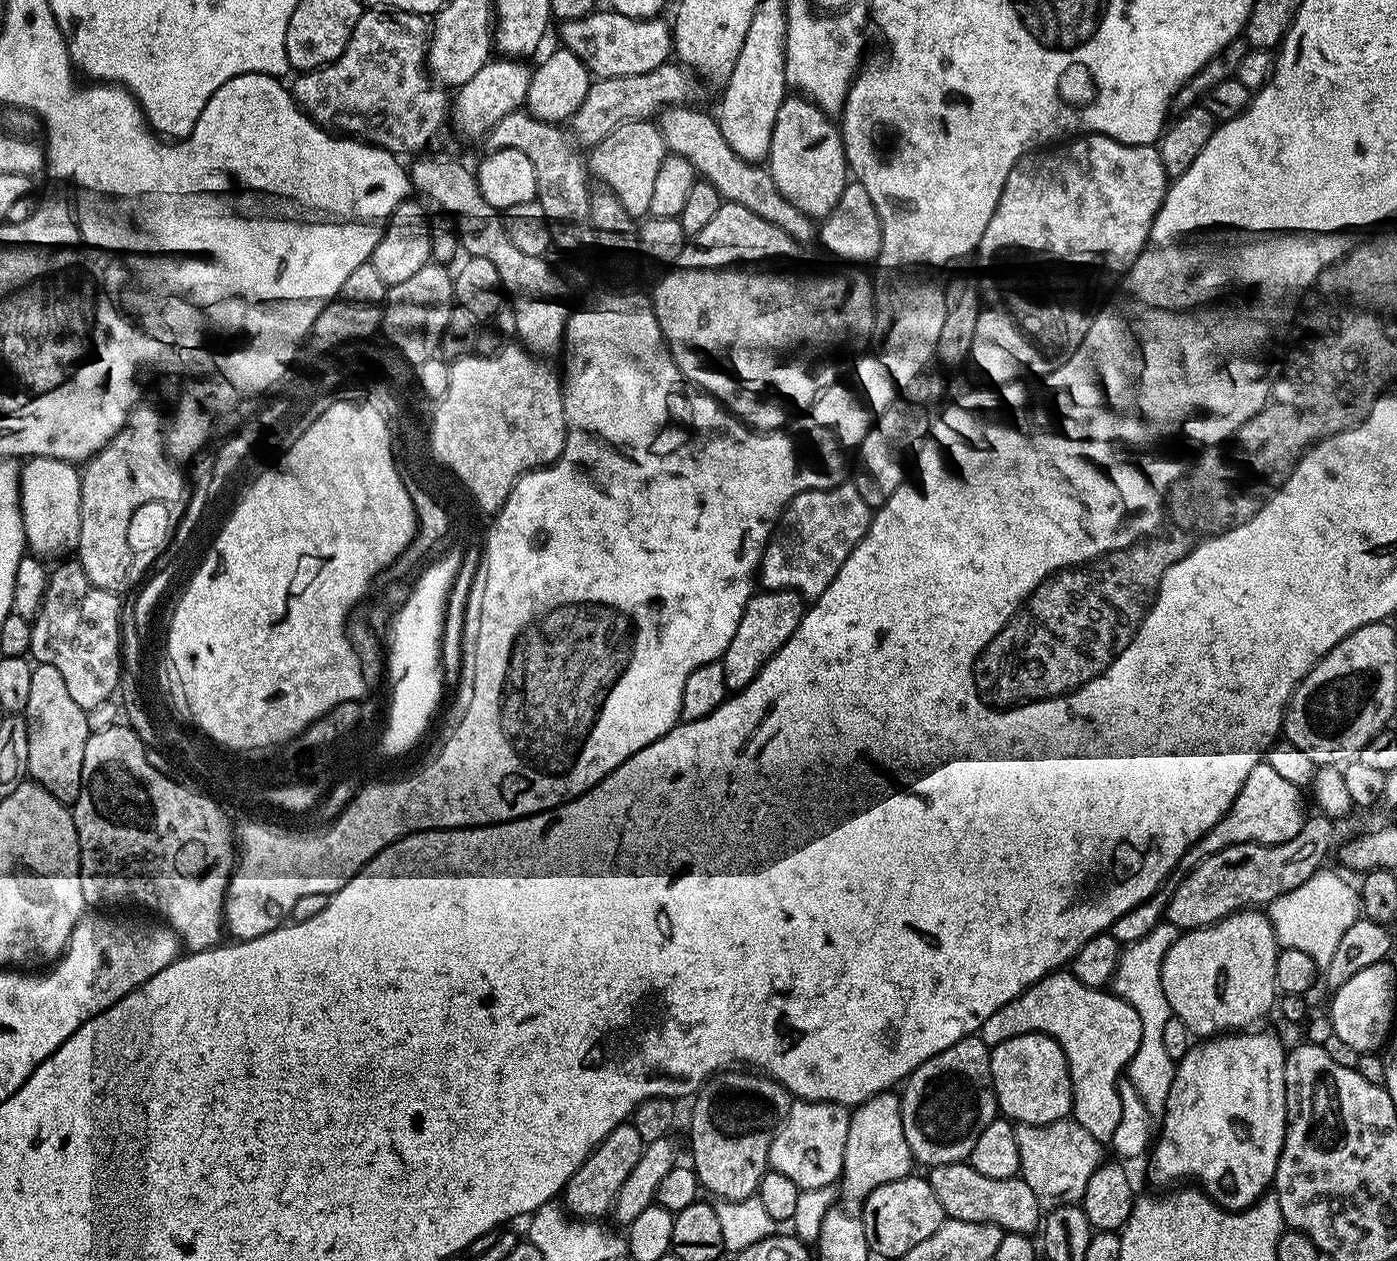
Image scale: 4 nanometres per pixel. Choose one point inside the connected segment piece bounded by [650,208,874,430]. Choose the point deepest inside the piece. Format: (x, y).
(740, 317)

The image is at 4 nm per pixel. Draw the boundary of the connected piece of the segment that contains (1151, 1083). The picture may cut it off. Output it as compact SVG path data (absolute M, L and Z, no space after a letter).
M1159 922L1141 940L1125 947L1120 954L1120 961L1116 967L1116 975L1112 977L1111 991L1120 999L1125 1000L1134 1010L1138 1010L1138 1018L1142 1018L1142 1042L1128 1063L1126 1079L1133 1084L1134 1089L1141 1096L1146 1110L1152 1118L1163 1117L1166 1106L1166 1094L1170 1094L1170 1082L1174 1082L1176 1065L1166 1054L1166 1046L1162 1046L1162 1026L1166 1026L1170 1015L1166 994L1162 990L1162 958L1166 958L1166 950L1174 946L1178 929L1173 924Z

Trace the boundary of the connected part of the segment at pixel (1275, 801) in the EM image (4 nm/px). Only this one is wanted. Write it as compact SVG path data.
M1261 762L1250 770L1250 778L1238 790L1238 798L1226 810L1226 814L1200 841L1186 854L1182 854L1178 868L1181 873L1188 872L1198 866L1210 854L1218 854L1218 850L1229 848L1235 844L1281 844L1290 842L1300 830L1306 819L1304 812L1305 793L1294 782L1286 782L1286 778L1273 770L1267 762Z

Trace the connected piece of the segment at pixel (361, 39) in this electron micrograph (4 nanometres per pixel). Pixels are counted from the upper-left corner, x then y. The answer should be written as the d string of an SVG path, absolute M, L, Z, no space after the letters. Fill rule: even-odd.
M387 8L361 11L360 20L352 27L352 36L344 52L331 64L301 75L304 77L294 87L294 95L301 109L325 129L353 128L360 132L363 128L372 128L370 140L375 147L393 154L423 153L423 148L443 130L444 124L446 128L450 116L449 93L447 96L443 87L435 88L428 81L426 53L429 39L429 21L417 12L397 12Z

